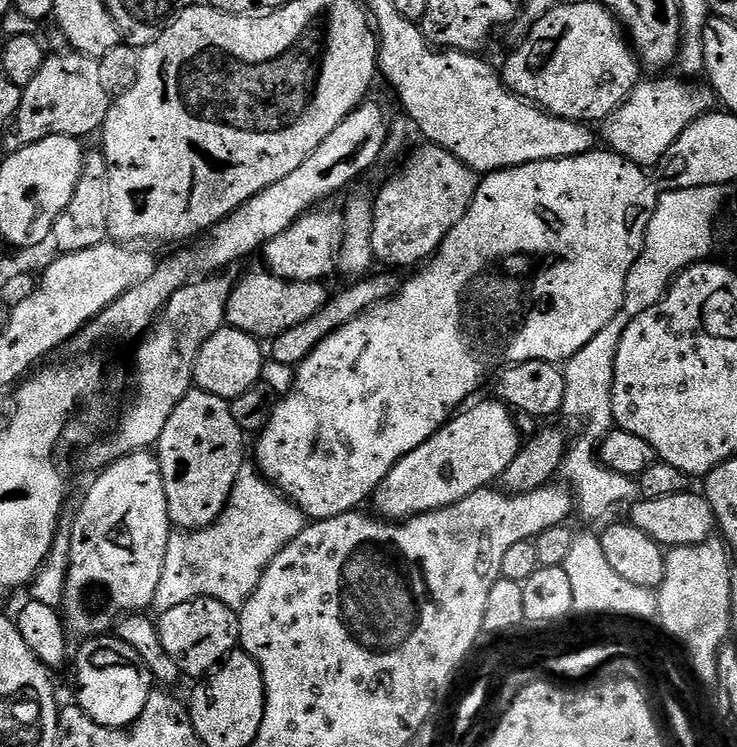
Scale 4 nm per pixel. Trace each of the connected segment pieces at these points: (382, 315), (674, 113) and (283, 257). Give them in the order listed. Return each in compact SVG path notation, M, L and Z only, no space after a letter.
M593 150L581 156L530 162L517 168L487 173L481 179L474 194L474 202L470 210L466 210L462 222L458 222L458 226L446 234L440 244L440 251L412 274L417 276L405 279L391 300L383 300L346 326L334 330L298 365L295 384L277 399L270 422L258 434L257 440L260 441L256 444L254 463L271 484L276 485L292 503L303 510L309 521L329 520L338 514L357 511L363 505L360 503L375 493L377 486L383 482L386 474L390 474L395 464L406 454L418 450L422 442L429 440L443 424L447 424L453 413L465 403L463 400L474 395L480 383L492 371L495 373L531 360L545 360L551 364L566 362L578 354L578 350L582 350L582 346L586 346L594 334L602 334L602 330L614 322L614 314L618 314L624 305L626 278L644 249L648 223L656 208L658 188L652 185L651 178L634 161L623 160L616 153L619 151L604 151L608 152Z
M648 80L636 85L636 89L602 122L605 145L660 144L667 146L676 141L678 134L686 130L699 116L717 107L716 93L707 83L683 84L680 80Z
M313 210L299 216L278 238L274 238L262 250L263 267L272 275L294 282L323 281L324 275L334 268L338 253L345 241L345 217L338 211Z

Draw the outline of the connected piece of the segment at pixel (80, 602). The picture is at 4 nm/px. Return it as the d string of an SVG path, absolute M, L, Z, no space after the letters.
M151 451L132 452L118 458L97 476L100 477L89 486L72 522L67 596L62 605L67 631L79 638L111 633L124 617L143 613L155 605L162 566L166 562L166 546L174 531L172 519L168 517L160 461Z

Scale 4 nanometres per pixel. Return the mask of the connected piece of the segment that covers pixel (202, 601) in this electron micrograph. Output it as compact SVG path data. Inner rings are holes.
M198 598L174 606L174 610L159 613L158 627L162 638L162 650L178 662L178 670L185 677L204 678L220 667L240 642L240 618L237 609L226 606L214 598Z

